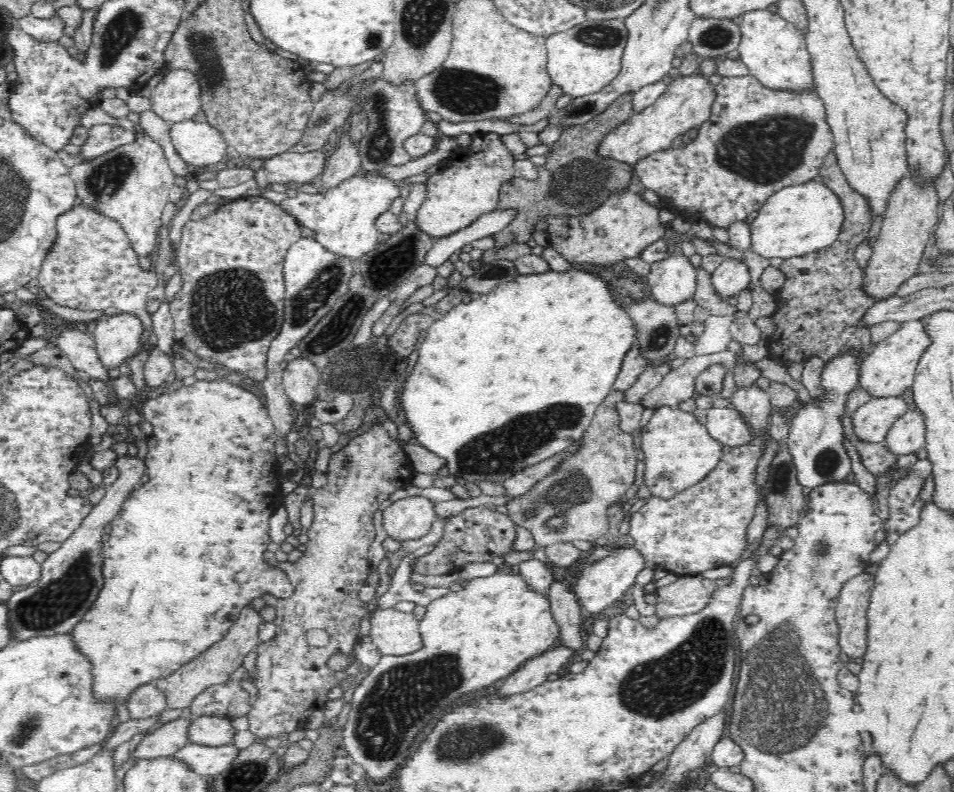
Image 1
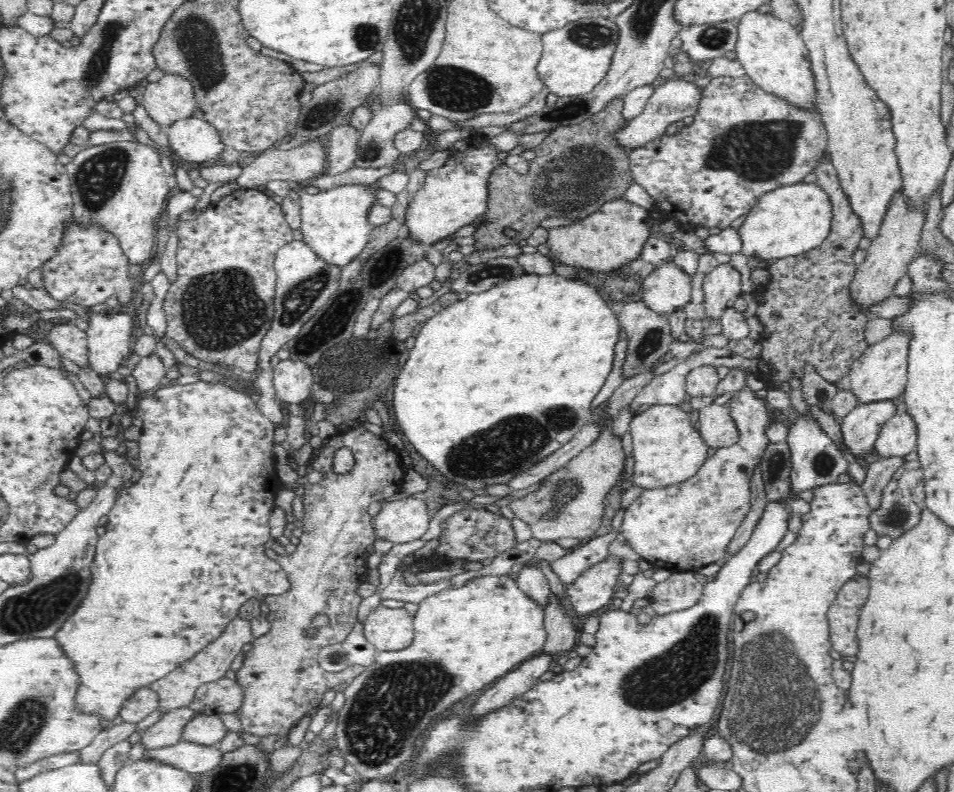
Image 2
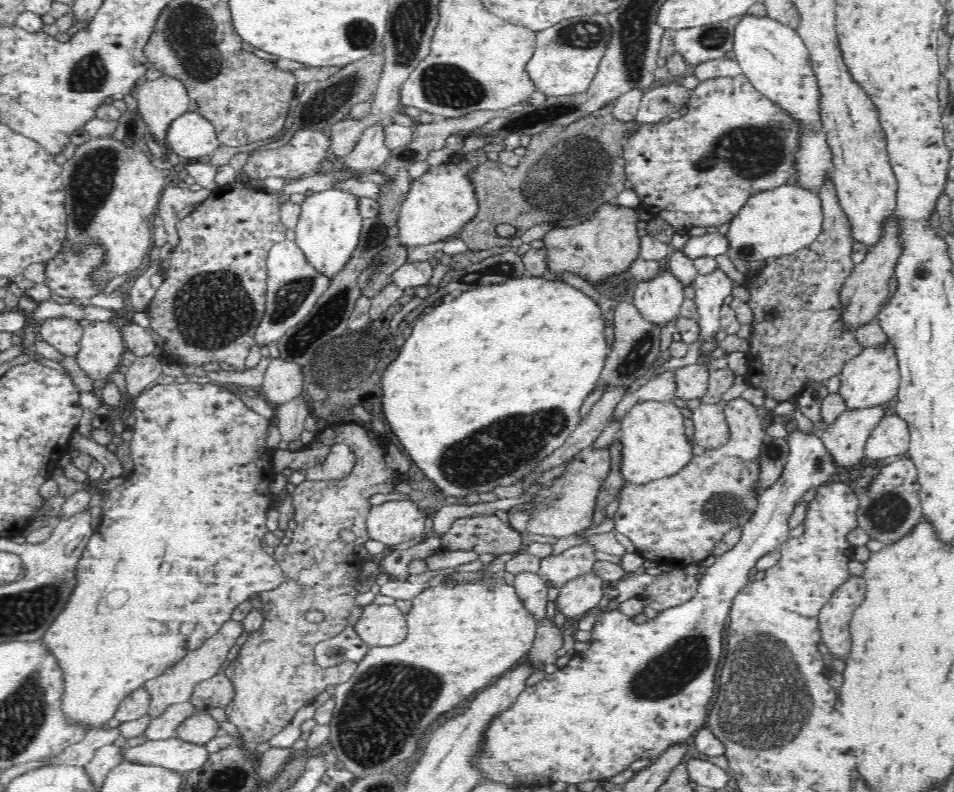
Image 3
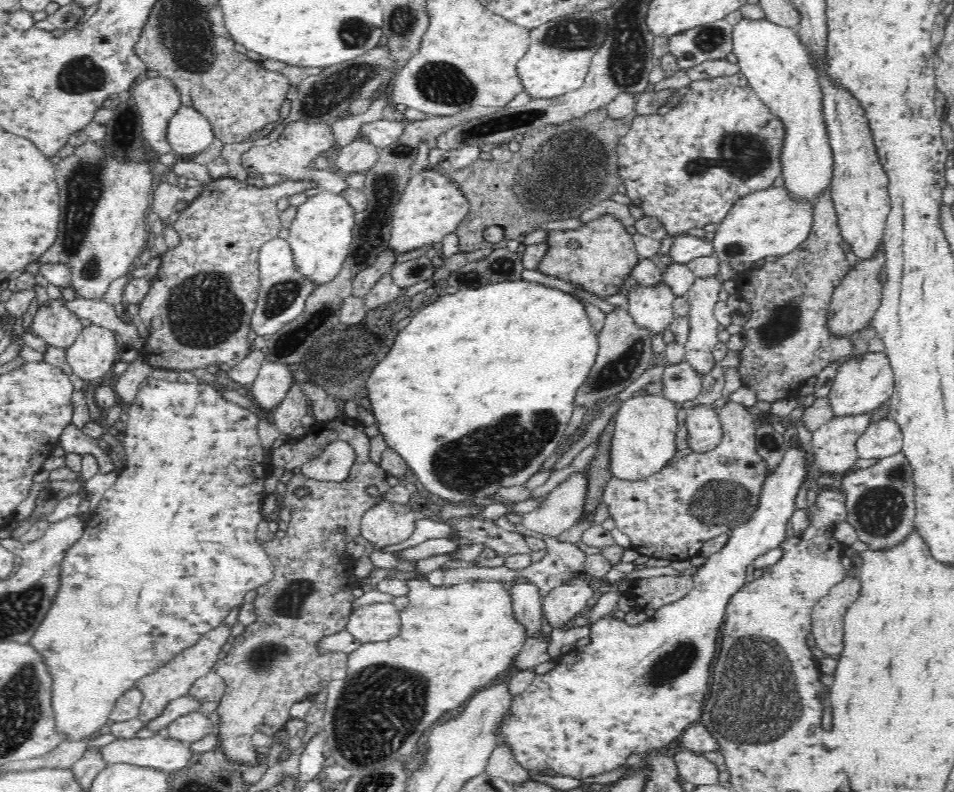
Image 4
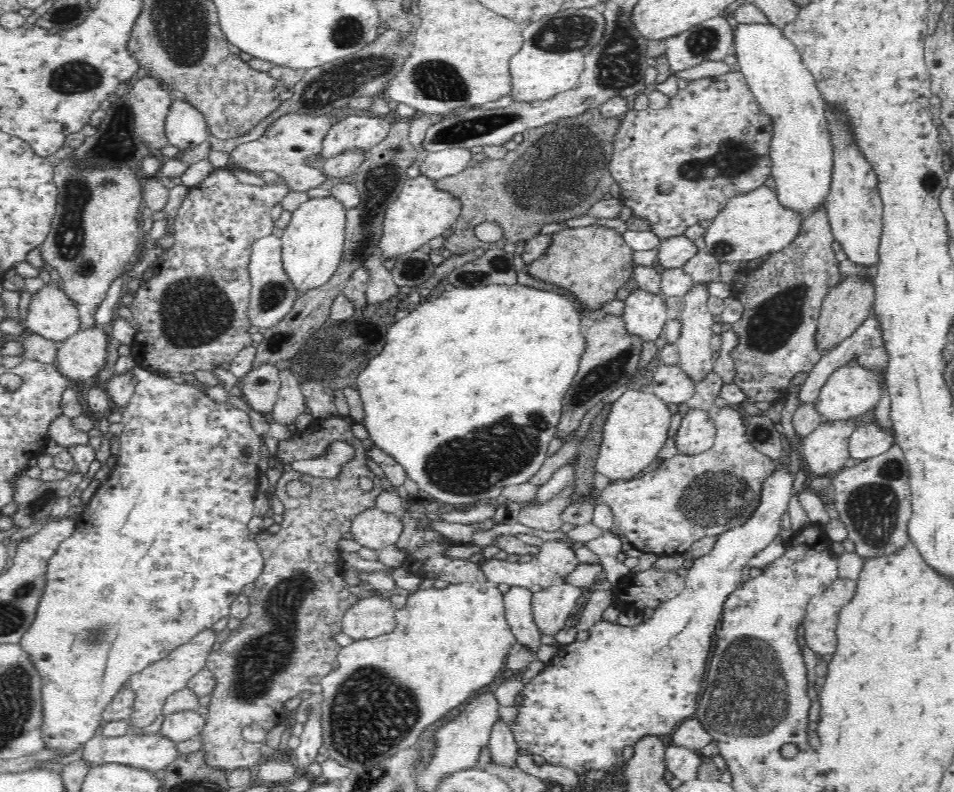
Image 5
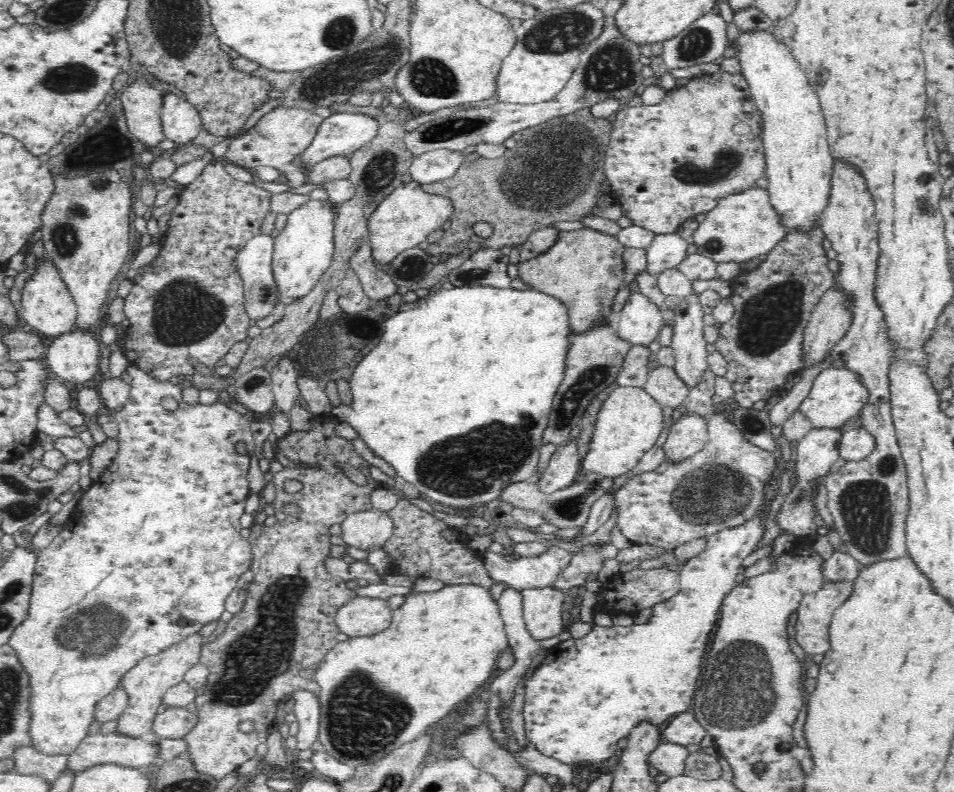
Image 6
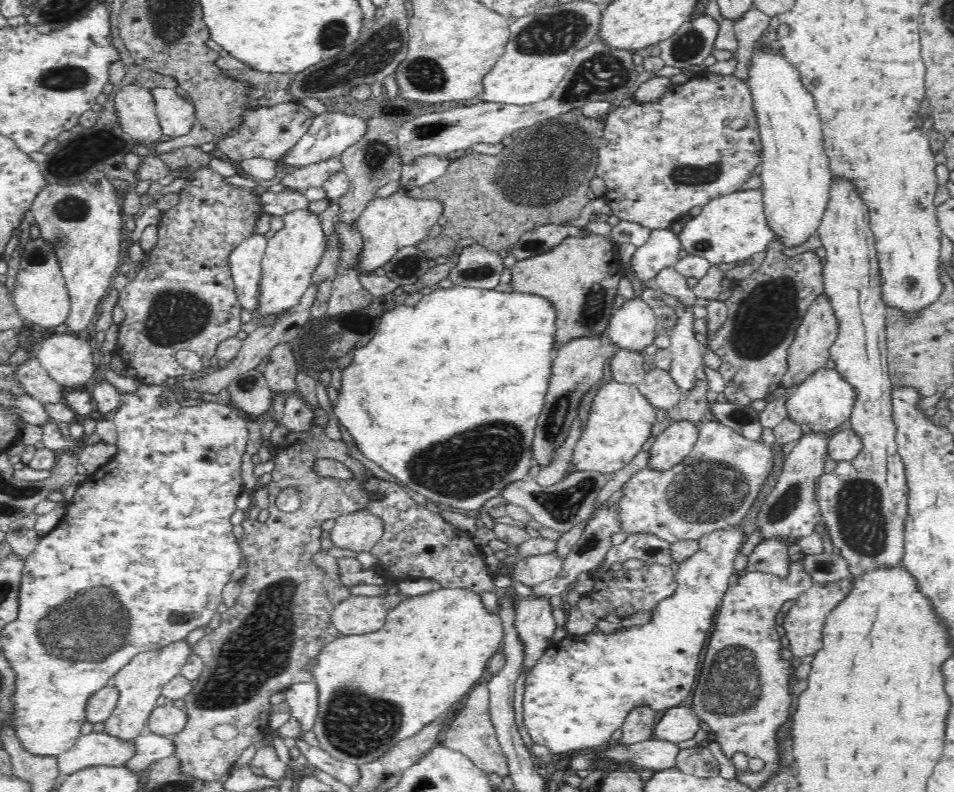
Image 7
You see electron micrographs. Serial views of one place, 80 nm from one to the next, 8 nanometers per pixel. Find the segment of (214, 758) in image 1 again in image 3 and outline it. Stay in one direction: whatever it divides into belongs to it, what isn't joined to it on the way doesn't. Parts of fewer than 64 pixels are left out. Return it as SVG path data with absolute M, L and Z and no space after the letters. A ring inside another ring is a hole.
M176 737L146 740L136 746L125 746L121 741L120 748L124 761L167 768L180 774L198 771L208 753L202 746L186 743Z

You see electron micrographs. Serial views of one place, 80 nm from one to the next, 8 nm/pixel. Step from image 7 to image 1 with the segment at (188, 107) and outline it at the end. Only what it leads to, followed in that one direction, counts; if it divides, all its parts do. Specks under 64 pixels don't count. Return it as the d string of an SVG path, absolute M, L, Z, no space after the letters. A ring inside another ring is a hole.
M193 119L171 123L170 138L176 152L190 165L191 169L196 166L209 169L220 167L231 152L217 128L210 126L210 123L197 122Z

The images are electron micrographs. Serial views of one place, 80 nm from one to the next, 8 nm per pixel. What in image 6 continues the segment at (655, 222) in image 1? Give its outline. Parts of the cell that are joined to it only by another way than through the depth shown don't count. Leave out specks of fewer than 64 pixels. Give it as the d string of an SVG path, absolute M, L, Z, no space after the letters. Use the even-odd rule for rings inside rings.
M582 228L572 232L561 232L560 239L544 254L531 260L518 263L518 278L536 292L547 294L564 305L567 316L567 328L572 335L589 332L597 327L612 324L612 302L618 288L624 282L624 252L626 247L615 237L604 232Z

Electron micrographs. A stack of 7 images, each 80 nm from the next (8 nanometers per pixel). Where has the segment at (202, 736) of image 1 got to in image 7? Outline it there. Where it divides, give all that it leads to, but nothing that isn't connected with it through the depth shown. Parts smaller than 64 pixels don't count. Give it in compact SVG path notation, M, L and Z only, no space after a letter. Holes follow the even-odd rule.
M171 702L156 706L148 716L146 731L170 738L180 732L185 716L186 713Z

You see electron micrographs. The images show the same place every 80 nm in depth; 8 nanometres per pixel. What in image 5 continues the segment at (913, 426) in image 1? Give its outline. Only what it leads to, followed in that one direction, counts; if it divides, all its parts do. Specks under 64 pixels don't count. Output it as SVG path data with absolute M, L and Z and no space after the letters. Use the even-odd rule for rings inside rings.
M873 423L856 427L847 438L847 454L854 460L866 460L885 451L894 442L894 436L885 434Z

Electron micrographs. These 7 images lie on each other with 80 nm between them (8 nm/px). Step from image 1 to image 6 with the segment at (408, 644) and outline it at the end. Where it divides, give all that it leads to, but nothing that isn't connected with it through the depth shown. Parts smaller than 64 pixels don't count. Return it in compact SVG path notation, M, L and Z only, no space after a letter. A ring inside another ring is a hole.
M357 595L335 612L335 624L348 637L370 636L388 628L391 612L387 600Z

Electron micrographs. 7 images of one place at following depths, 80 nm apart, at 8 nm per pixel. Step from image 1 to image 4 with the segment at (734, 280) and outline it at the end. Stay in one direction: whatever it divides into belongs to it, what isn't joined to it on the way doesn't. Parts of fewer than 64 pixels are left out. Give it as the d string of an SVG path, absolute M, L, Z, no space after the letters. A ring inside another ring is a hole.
M719 276L710 278L698 278L693 282L690 290L686 292L690 310L688 310L688 338L684 342L684 360L698 376L708 374L716 365L712 351L718 344L718 333L720 322L713 313L713 308L718 302L718 296L722 292L723 283Z

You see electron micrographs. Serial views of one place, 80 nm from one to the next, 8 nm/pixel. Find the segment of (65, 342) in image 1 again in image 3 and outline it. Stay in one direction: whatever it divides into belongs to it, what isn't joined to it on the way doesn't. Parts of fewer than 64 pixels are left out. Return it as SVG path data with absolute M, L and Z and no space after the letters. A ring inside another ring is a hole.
M54 316L40 321L39 340L52 345L58 352L74 356L80 346L83 328L68 316Z

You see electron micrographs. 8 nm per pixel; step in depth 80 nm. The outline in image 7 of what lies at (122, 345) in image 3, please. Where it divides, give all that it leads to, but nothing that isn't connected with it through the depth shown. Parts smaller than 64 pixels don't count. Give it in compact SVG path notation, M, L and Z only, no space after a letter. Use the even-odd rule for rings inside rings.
M55 331L33 347L33 355L47 376L64 390L83 389L91 384L95 370L92 344L91 340L82 340L77 335Z

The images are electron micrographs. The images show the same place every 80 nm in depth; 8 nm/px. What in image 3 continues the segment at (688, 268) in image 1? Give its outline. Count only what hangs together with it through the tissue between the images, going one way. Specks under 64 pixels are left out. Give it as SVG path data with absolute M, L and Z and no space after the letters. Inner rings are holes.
M665 270L652 280L636 284L632 292L632 306L643 320L662 329L679 317L679 309L685 298L683 290L670 271Z

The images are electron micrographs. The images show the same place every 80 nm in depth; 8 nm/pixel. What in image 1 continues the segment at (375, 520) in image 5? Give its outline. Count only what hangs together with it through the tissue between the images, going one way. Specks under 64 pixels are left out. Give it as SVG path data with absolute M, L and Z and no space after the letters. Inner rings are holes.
M419 495L396 500L381 513L384 532L396 542L422 538L437 519L434 503Z

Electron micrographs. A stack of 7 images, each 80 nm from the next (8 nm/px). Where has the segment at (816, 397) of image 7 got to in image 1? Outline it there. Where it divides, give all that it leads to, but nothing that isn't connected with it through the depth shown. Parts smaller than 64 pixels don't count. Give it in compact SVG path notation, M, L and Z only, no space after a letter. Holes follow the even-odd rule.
M909 320L900 323L900 328L894 334L887 336L862 356L857 366L857 387L863 390L868 396L874 398L890 398L890 396L901 396L910 388L913 381L913 374L916 372L918 358L922 350L930 344L928 336L922 330L922 324L918 320Z

